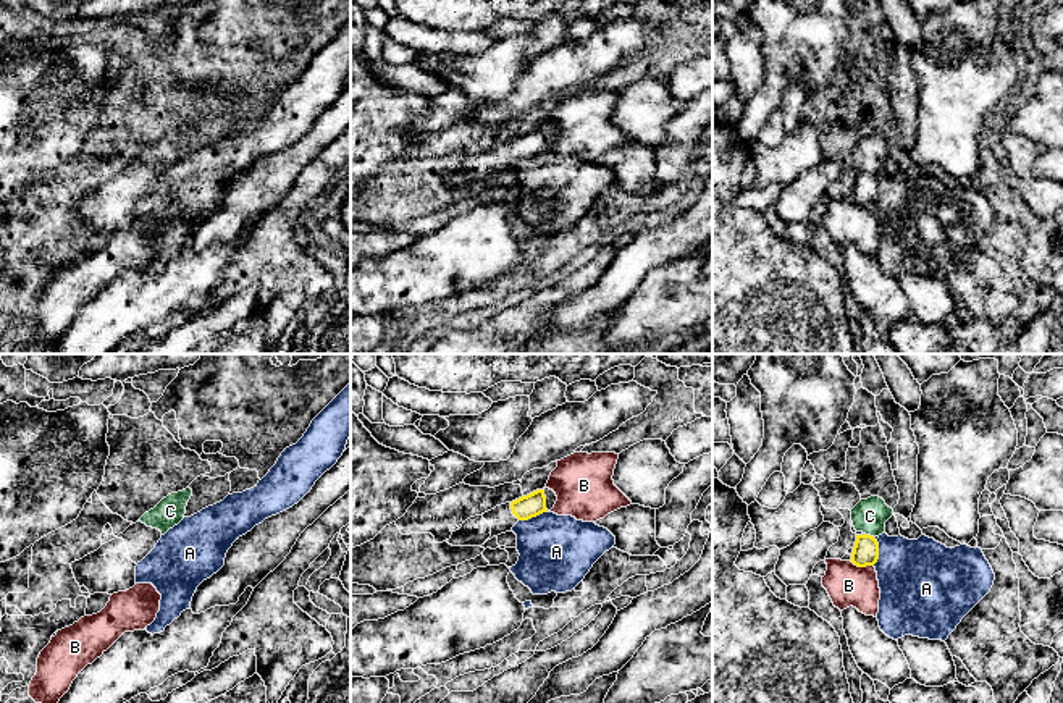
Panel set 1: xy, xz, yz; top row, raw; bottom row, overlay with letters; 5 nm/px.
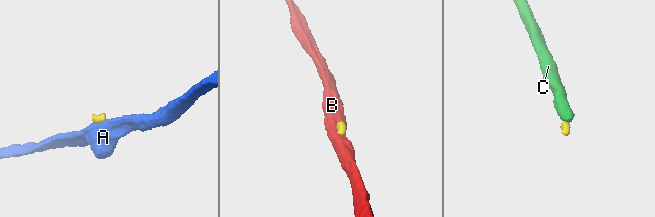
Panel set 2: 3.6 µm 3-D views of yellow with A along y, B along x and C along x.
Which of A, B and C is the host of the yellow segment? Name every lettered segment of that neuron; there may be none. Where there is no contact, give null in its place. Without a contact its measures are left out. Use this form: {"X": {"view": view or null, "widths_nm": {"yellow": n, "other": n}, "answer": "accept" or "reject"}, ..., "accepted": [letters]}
{"A": {"view": "xz", "widths_nm": {"yellow": 120, "other": 360}, "answer": "reject"}, "B": {"view": "yz", "widths_nm": {"yellow": 130, "other": 200}, "answer": "reject"}, "C": {"view": "yz", "widths_nm": {"yellow": 130, "other": 170}, "answer": "accept"}, "accepted": ["C"]}

